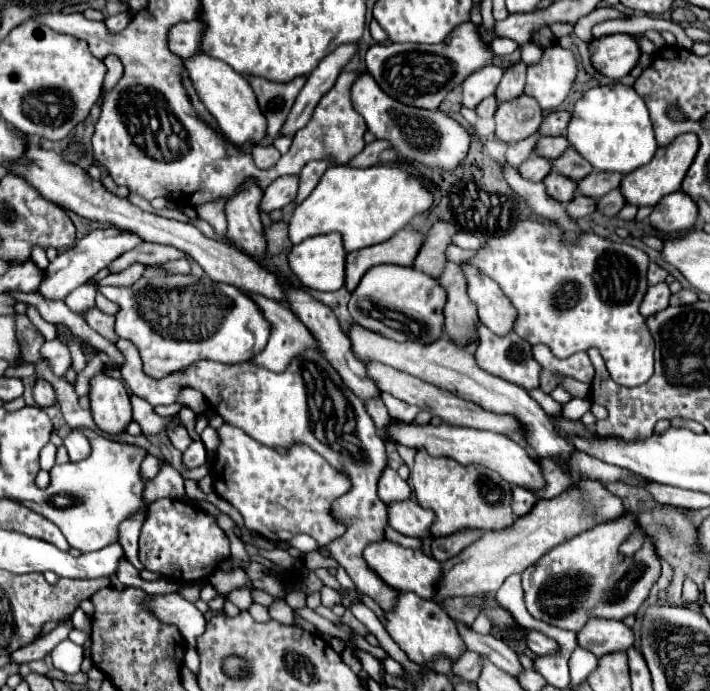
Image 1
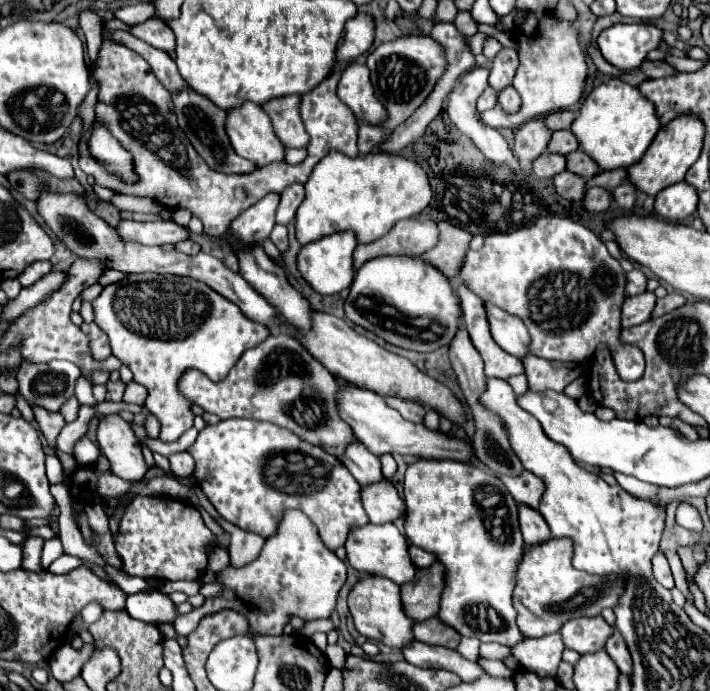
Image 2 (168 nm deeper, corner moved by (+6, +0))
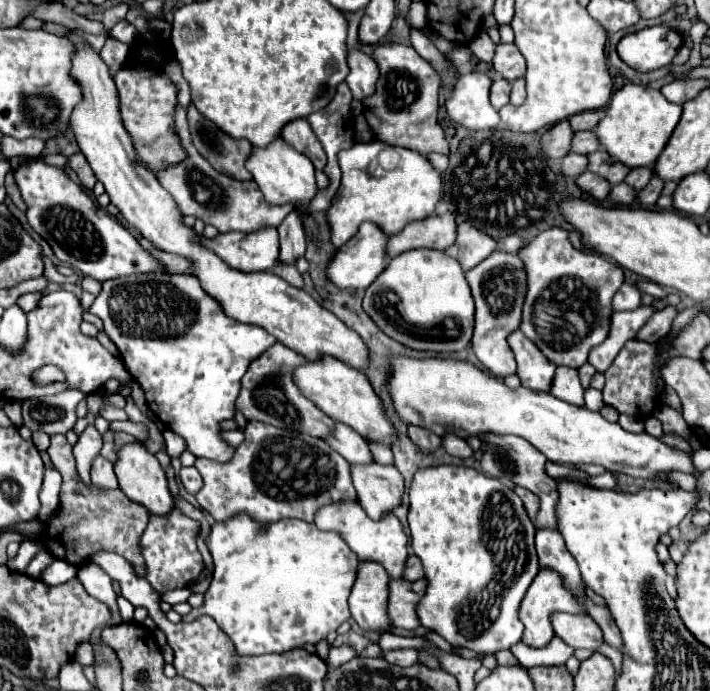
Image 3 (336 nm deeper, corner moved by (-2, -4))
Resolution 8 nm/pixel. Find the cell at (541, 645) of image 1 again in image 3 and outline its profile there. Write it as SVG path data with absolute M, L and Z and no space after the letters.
M430 466L420 468L410 484L410 546L422 560L428 588L418 604L422 626L438 632L452 646L470 648L478 654L508 650L520 642L524 624L518 620L520 602L540 570L534 550L534 524L522 500L502 480L490 478L468 466Z

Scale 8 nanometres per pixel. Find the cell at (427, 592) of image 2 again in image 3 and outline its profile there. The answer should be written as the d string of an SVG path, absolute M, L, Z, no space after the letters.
M390 580L390 620L396 628L414 630L420 626L420 616L416 612L418 602L426 594L426 580Z

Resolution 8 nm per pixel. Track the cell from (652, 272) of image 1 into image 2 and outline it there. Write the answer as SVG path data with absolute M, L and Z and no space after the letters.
M632 270L626 274L626 298L646 292L646 276L640 270Z

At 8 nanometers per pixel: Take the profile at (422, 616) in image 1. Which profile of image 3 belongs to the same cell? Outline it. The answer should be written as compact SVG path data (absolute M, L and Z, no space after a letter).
M360 564L358 580L352 588L348 606L354 622L364 632L390 632L394 624L388 616L390 576L380 564Z

